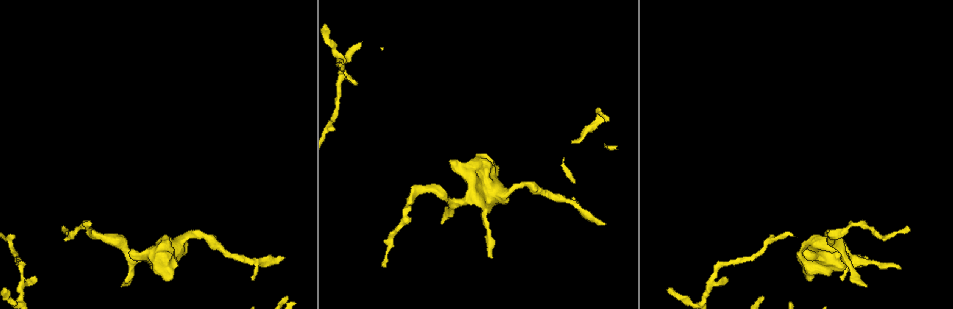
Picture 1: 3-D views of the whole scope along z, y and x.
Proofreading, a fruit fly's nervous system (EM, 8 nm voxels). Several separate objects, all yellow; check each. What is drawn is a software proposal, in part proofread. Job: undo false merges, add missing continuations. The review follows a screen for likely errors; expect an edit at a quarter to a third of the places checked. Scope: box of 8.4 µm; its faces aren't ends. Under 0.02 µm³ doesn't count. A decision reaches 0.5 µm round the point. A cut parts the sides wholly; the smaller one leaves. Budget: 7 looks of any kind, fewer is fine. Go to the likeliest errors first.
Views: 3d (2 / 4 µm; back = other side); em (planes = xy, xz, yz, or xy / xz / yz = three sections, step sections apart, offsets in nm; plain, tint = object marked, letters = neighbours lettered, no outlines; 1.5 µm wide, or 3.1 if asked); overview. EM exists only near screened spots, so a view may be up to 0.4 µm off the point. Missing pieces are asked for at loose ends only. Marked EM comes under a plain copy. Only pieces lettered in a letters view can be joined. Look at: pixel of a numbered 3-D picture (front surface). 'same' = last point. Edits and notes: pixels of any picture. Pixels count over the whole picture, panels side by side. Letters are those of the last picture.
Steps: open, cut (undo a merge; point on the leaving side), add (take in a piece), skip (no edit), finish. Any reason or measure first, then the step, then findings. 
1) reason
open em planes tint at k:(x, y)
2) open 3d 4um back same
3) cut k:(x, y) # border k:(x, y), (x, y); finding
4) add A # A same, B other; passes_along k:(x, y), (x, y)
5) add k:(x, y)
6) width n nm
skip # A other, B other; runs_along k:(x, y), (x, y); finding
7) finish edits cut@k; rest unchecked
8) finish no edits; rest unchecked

free end
open 3d 4um at 1:(603, 225)

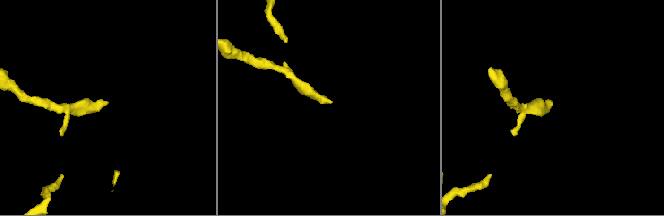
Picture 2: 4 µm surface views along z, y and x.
open em xy step 4 tint at 2:(108, 103)

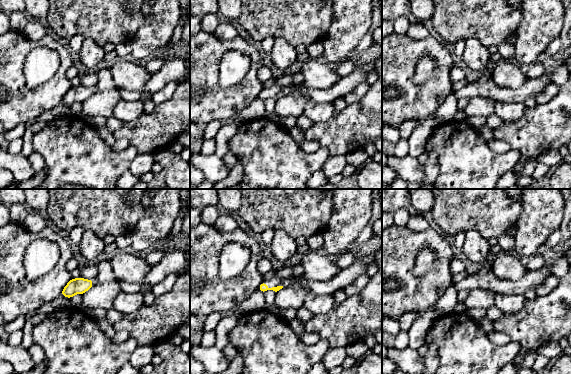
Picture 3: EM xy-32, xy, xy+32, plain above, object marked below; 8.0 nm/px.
see the neighbours
open em xy step 4 letters same

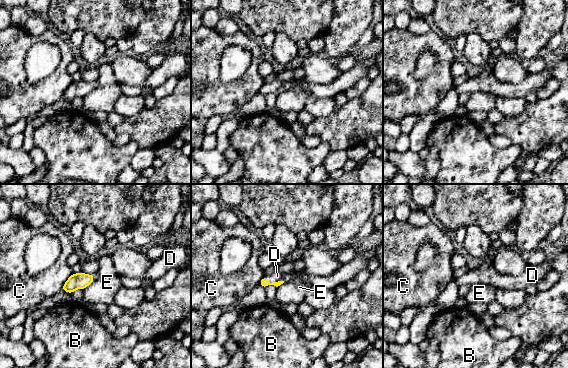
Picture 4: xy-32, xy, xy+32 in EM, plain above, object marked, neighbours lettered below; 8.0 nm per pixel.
add D # B other, C other, D same, E other; passes_along 4:(264, 283), (274, 282), (277, 276); it goes on there

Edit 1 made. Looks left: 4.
open overview

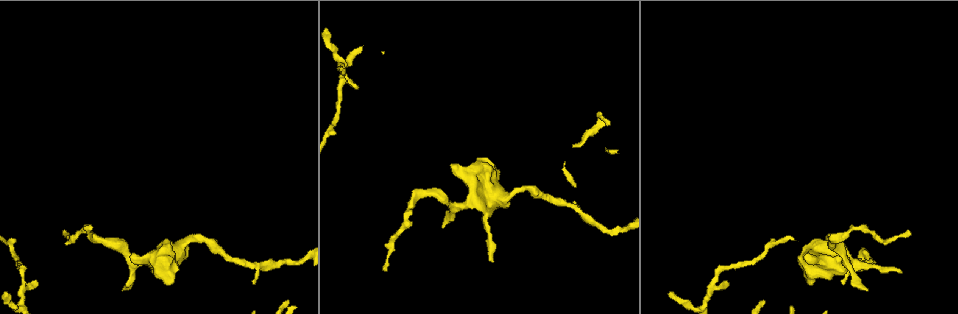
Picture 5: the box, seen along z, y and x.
thin neck
open 3d 2um at 5:(22, 275)

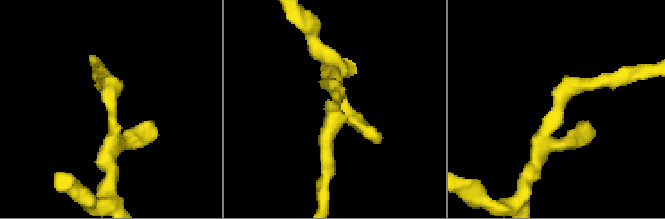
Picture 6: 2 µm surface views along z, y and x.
open em planes letters at 6:(337, 103)

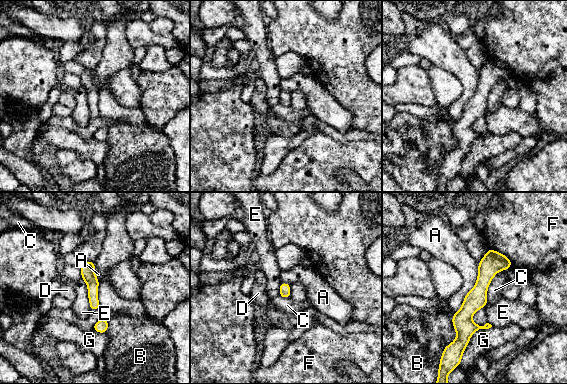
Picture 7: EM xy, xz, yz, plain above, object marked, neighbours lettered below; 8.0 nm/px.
width 80 nm
skip # A other, B other, C other, D other, E other, F other, G other; border 7:(479, 262), (476, 283), (454, 314); one neuron here

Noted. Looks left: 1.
finish edits add@4; rest unchecked

